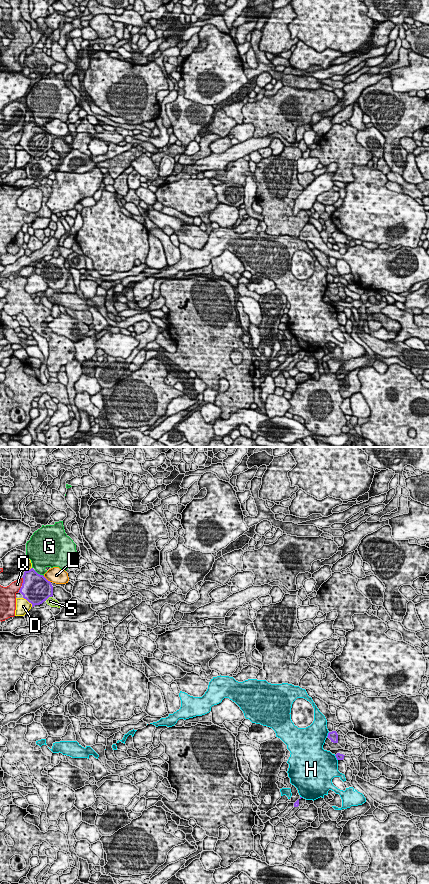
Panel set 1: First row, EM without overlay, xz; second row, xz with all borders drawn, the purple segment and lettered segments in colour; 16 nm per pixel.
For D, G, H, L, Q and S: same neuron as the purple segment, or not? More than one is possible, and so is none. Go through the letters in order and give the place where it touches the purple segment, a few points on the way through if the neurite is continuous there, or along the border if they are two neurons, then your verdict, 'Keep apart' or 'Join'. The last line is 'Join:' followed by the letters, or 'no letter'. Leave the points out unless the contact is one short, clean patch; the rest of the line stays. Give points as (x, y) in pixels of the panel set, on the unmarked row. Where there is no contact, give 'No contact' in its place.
D: Touches purple at xz (28, 153). Keep apart
G: Touches purple at xz (39, 126). Keep apart
H: Touches purple at xz (328, 286). Keep apart
L: Touches purple at xz (46, 131). Keep apart
Q: Touches purple at xz (23, 133). Keep apart
S: Touches purple at xz (48, 149). Keep apart
Join: no letter

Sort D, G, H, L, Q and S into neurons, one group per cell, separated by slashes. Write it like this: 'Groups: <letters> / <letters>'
Groups: D / G / H / L / Q / S

